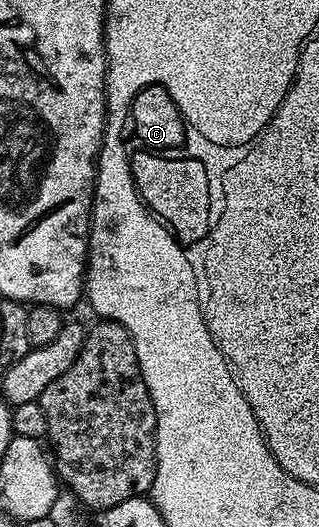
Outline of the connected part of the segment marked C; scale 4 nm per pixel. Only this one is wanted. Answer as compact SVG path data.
M161 80L146 81L136 91L129 111L122 119L122 127L118 130L118 142L128 152L128 173L136 172L136 155L156 155L156 159L168 159L168 163L200 163L200 171L204 171L204 195L209 195L214 177L204 167L204 151L188 151L188 123L184 122L176 99L170 97L170 89Z

